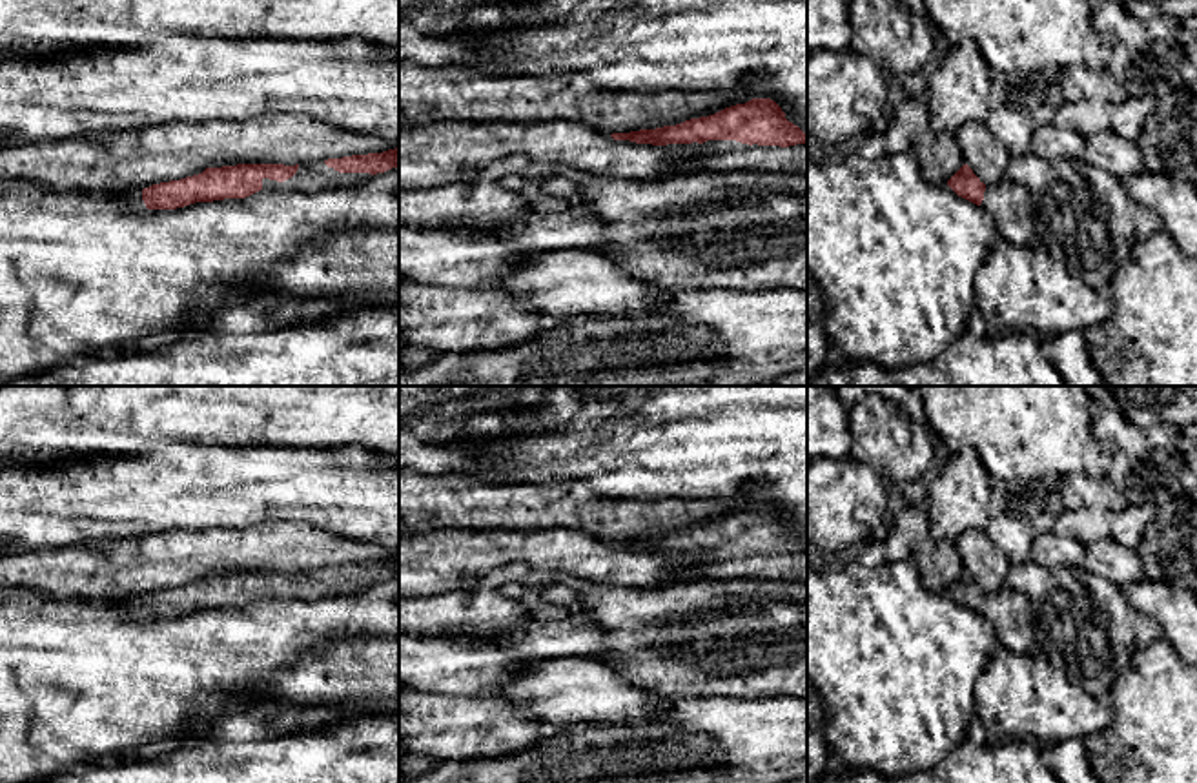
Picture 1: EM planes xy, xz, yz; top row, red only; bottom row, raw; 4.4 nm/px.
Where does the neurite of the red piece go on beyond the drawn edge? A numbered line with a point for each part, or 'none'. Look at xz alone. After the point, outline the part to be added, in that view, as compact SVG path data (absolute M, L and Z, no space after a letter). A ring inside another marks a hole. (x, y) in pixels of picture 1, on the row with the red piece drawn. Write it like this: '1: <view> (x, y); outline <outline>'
1: xz (715, 155); outline M707 140L689 158L670 166L665 178L691 173L802 173L807 175L807 144L789 147Z

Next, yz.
1: yz (1008, 203); outline M1011 178L986 186L980 208L995 220L1000 239L1015 244L1031 244L1037 239L1031 197Z

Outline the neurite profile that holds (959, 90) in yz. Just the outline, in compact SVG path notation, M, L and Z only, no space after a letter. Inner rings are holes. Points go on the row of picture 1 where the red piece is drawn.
M962 36L931 73L926 98L929 127L957 133L967 122L984 122L991 97L991 69L978 44Z

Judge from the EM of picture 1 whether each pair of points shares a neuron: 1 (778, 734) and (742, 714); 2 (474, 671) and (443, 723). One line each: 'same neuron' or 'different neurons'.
1: same neuron
2: different neurons

